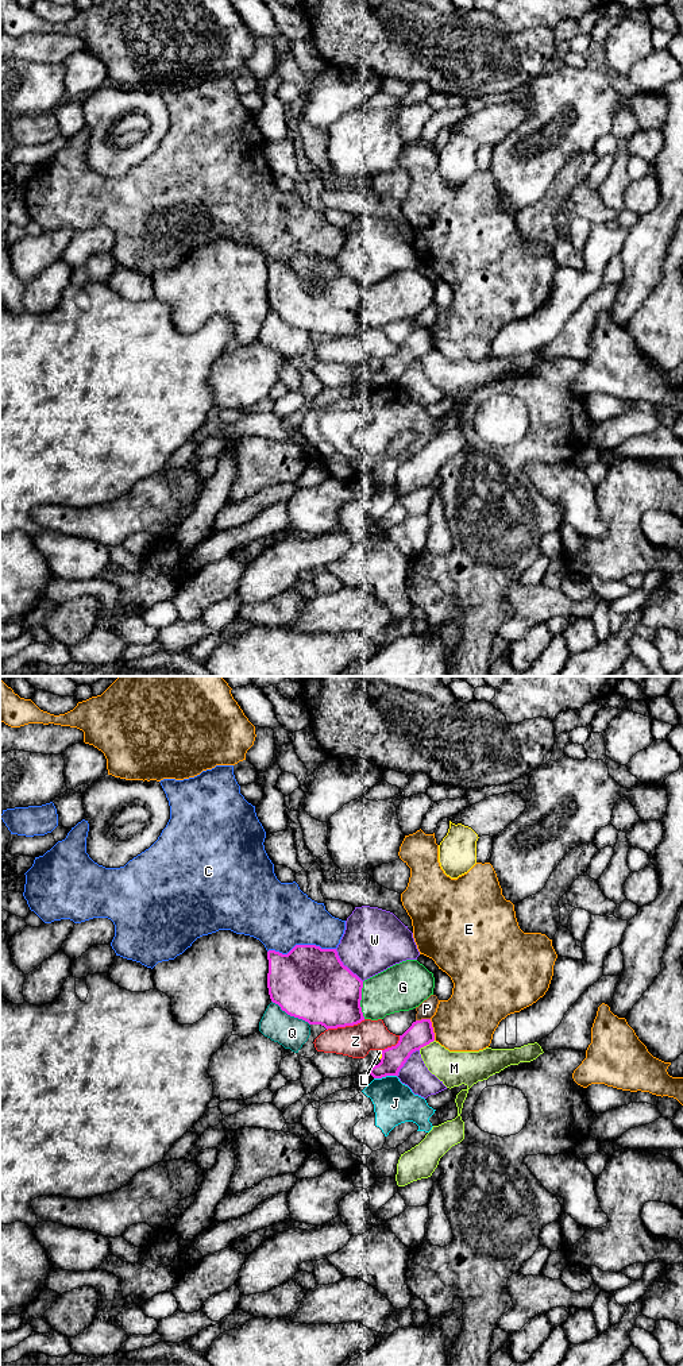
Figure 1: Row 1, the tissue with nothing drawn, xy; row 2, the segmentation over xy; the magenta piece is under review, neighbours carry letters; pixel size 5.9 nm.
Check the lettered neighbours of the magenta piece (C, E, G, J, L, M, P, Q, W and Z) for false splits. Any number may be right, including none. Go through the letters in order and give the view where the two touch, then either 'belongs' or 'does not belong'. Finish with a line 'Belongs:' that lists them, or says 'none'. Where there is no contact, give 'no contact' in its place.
C: contact in xy; does not belong
E: contact in xy; does not belong
G: contact in xy; does not belong
J: contact in xy; does not belong
L: contact in xy; does not belong
M: contact in xy; does not belong
P: contact in xy; does not belong
Q: contact in xy; does not belong
W: contact in xy; does not belong
Z: contact in xy; does not belong
Belongs: none

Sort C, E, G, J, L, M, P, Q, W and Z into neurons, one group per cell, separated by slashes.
C / E / G / J / L / M / P / Q / W / Z

